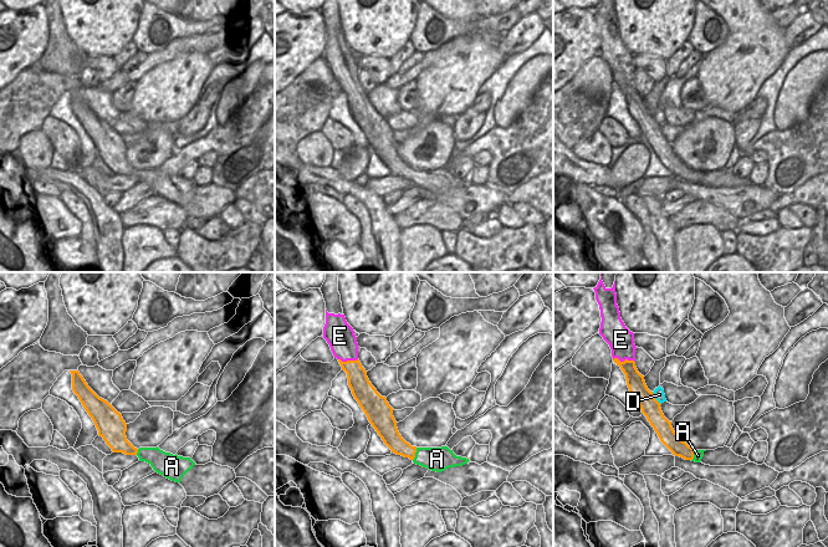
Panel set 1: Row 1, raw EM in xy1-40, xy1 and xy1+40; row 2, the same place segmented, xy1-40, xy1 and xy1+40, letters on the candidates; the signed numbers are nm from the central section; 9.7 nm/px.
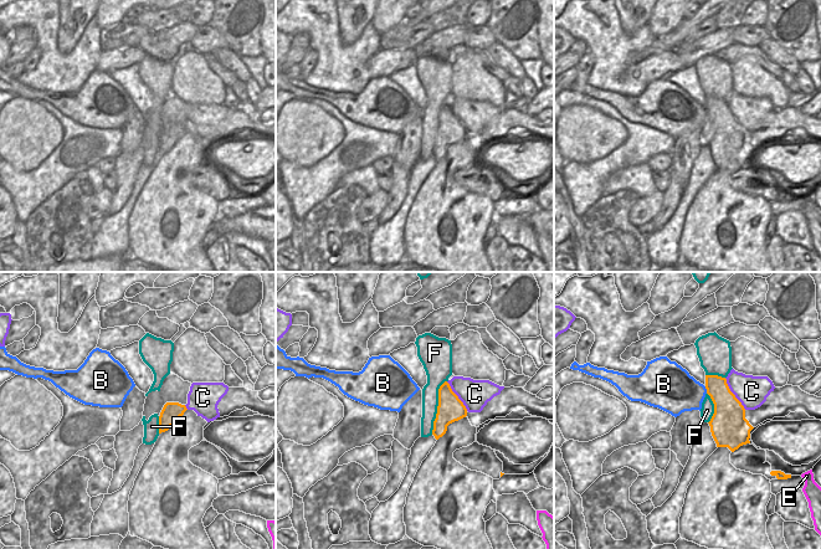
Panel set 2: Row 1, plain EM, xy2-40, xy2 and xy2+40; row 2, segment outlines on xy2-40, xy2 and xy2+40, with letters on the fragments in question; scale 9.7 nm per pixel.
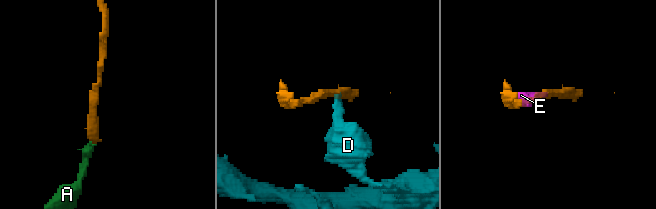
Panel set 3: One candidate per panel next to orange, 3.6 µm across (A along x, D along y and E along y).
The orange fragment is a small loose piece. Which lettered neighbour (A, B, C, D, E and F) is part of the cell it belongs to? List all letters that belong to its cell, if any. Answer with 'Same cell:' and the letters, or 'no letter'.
Same cell: F.

